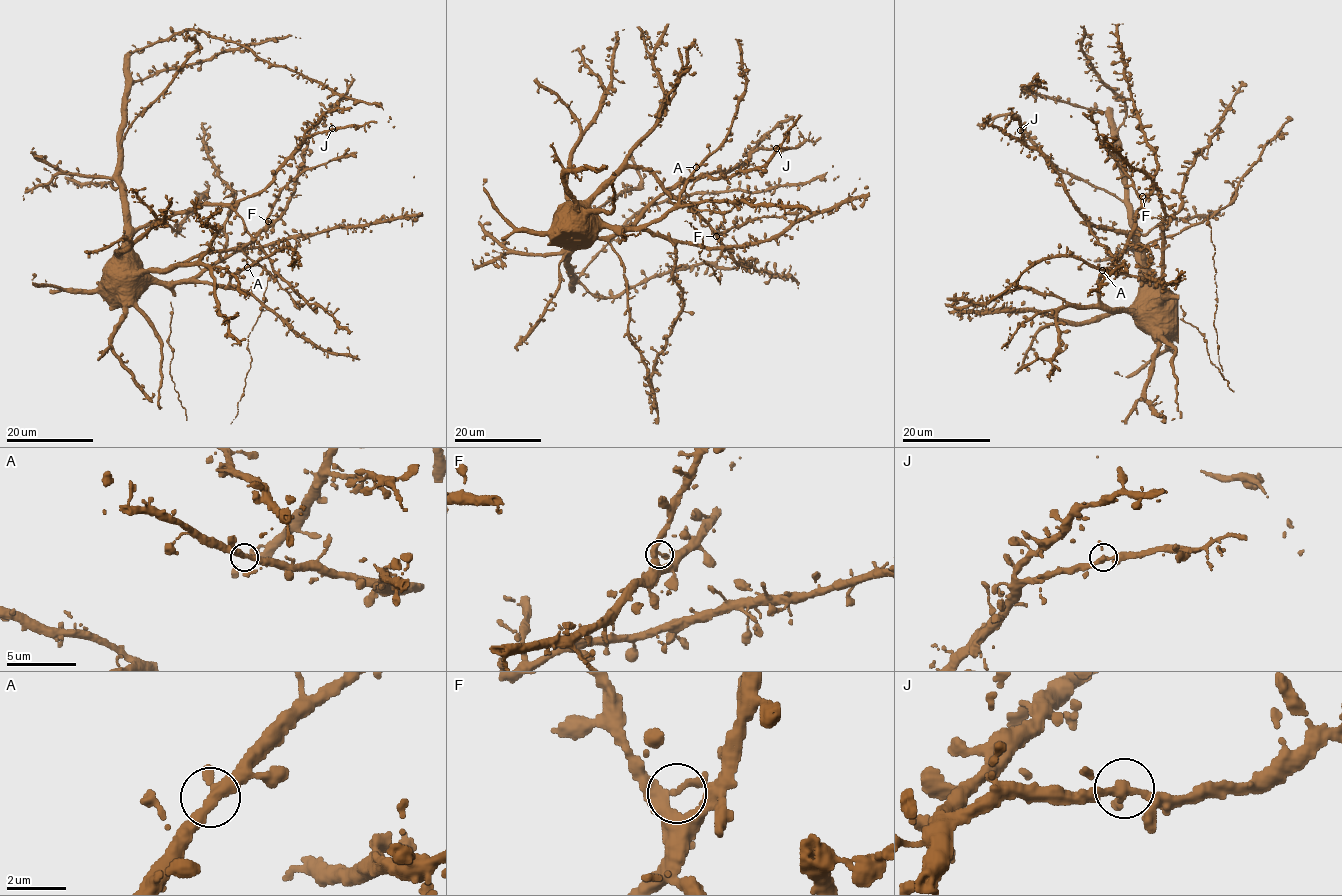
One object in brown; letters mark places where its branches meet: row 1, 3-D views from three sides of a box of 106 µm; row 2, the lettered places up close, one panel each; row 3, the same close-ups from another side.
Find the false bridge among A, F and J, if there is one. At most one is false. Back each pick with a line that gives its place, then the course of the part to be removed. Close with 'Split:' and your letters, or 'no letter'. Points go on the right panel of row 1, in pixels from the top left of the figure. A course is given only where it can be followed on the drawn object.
Split: no letter

